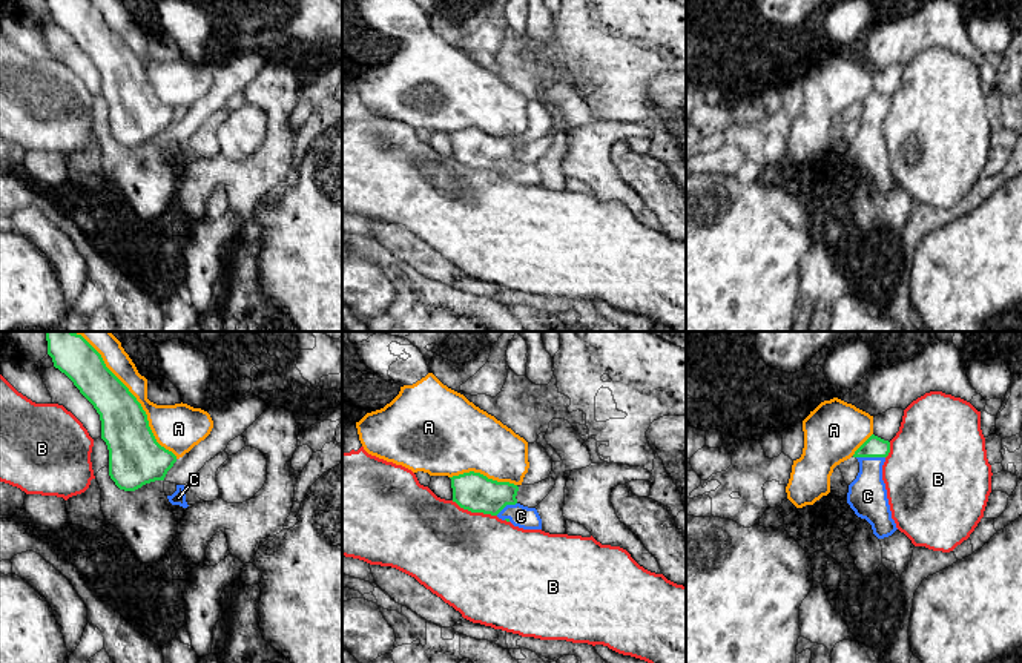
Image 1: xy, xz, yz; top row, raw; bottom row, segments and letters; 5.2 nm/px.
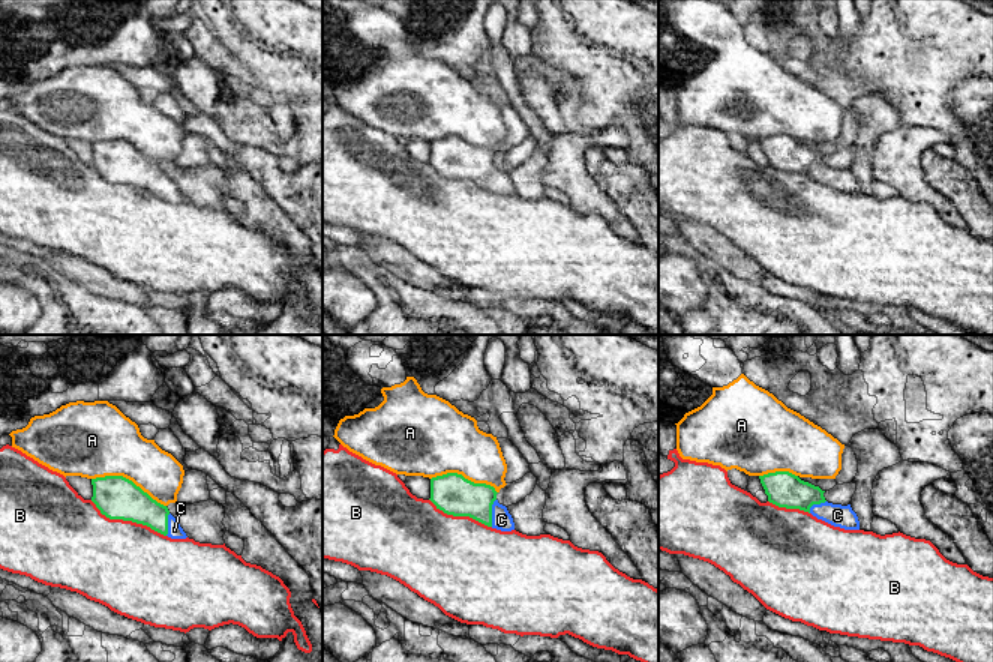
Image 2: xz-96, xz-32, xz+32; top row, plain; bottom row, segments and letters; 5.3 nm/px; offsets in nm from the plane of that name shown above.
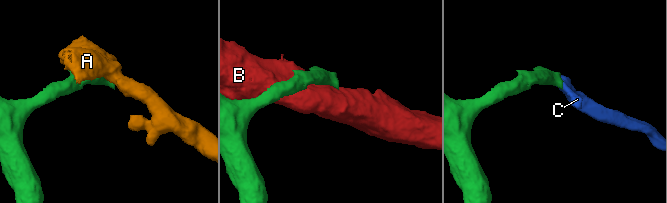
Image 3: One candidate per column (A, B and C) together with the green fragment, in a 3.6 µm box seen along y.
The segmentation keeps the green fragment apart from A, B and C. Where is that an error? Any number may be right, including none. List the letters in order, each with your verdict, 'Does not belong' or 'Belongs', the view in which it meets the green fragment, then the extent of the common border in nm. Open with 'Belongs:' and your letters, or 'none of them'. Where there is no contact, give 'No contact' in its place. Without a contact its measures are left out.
Belongs: C
A: Does not belong. Touches green in xy. Shared border 850 nm
B: Does not belong. Touches green in xz. Shared border 260 nm
C: Belongs. Touches green in yz. Shared border 150 nm

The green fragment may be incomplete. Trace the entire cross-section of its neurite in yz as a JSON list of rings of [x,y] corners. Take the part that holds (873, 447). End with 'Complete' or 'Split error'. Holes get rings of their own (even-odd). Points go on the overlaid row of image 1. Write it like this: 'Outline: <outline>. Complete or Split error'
Outline: [[[872,434],[853,454],[859,473],[849,485],[847,503],[861,519],[865,519],[878,539],[892,536],[898,528],[892,519],[882,465],[890,453],[890,442]]]. Split error

